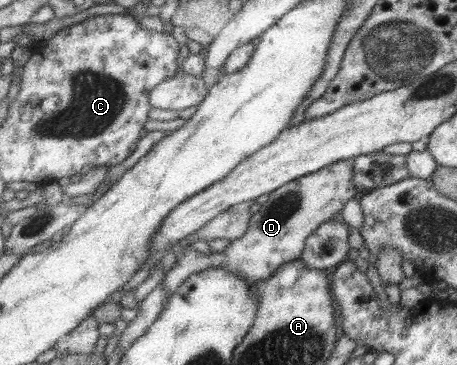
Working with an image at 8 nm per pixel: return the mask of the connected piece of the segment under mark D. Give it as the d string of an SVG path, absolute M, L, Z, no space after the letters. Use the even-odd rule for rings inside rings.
M342 160L328 167L318 168L317 172L282 184L269 193L268 200L260 205L259 210L250 215L246 232L239 239L234 239L222 252L208 256L189 248L178 256L176 263L162 277L164 303L174 294L174 290L190 274L206 267L217 267L238 272L248 282L264 280L282 264L297 260L304 250L304 242L322 222L331 220L332 214L340 211L342 205L354 197L356 186L351 182L351 160Z

